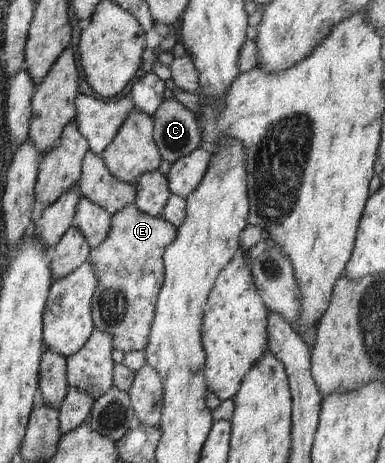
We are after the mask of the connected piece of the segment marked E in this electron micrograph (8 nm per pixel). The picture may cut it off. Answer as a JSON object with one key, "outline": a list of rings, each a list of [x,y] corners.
{"outline":[[[160,171],[156,172],[146,172],[146,174],[142,174],[142,176],[138,177],[138,180],[135,184],[135,190],[137,193],[137,202],[134,205],[126,206],[126,208],[122,208],[122,210],[118,210],[116,214],[112,215],[112,226],[110,227],[110,234],[106,236],[106,240],[98,246],[98,248],[94,248],[94,250],[90,249],[90,256],[88,262],[92,264],[92,268],[94,268],[94,274],[96,274],[96,278],[98,278],[98,286],[96,286],[95,295],[92,296],[92,318],[94,320],[95,328],[102,332],[108,332],[110,336],[112,336],[112,346],[114,349],[122,350],[122,352],[130,352],[130,351],[143,351],[148,344],[150,338],[150,330],[153,323],[154,313],[156,312],[156,303],[157,296],[162,288],[162,283],[164,282],[165,275],[165,266],[163,262],[164,252],[166,252],[166,248],[176,240],[177,230],[168,222],[164,220],[162,217],[162,210],[164,210],[164,206],[168,204],[168,199],[171,197],[171,192],[168,188],[168,180],[167,176],[160,173]]]}

